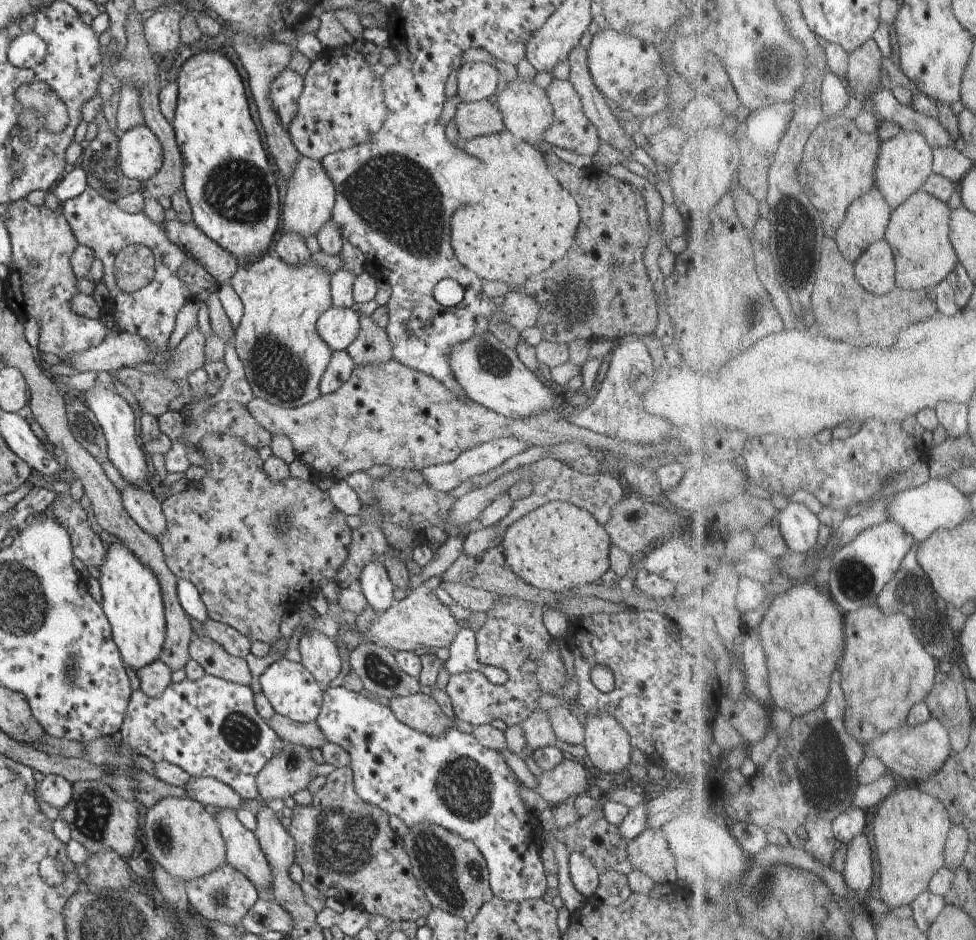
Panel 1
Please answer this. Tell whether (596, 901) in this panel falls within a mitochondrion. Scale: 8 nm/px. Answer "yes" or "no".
no

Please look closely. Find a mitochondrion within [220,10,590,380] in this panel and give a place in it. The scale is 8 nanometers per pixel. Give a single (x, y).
(395, 196)

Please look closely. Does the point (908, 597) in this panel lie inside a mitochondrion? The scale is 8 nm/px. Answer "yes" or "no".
yes

